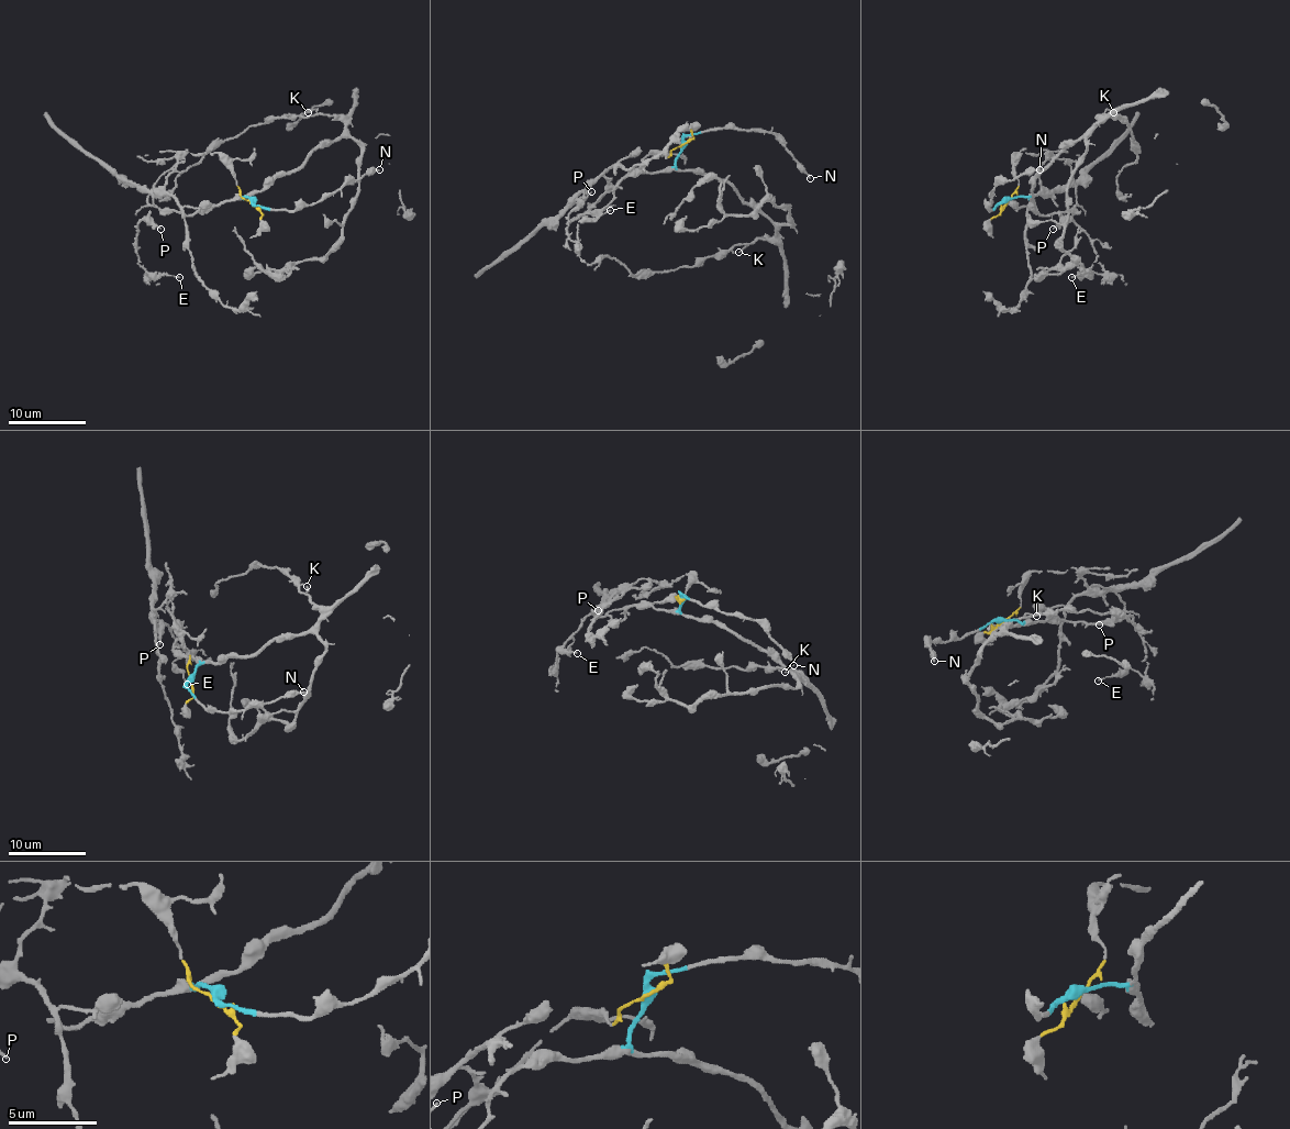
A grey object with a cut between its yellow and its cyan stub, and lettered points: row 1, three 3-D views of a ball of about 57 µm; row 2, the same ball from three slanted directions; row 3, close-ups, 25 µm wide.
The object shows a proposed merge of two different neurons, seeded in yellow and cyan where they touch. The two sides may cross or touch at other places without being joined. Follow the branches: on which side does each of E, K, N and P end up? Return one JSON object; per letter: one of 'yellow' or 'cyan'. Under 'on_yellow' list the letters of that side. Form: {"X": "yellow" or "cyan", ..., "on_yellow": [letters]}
{"E": "yellow", "K": "cyan", "N": "cyan", "P": "yellow", "on_yellow": ["E", "P"]}

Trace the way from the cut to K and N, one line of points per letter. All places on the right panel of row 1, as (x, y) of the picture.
K: (1007, 202), (1030, 195), (1032, 183), (1065, 147), (1072, 145), (1105, 111), (1113, 112)
N: (1007, 202), (989, 210), (991, 195), (999, 185), (1040, 169)

